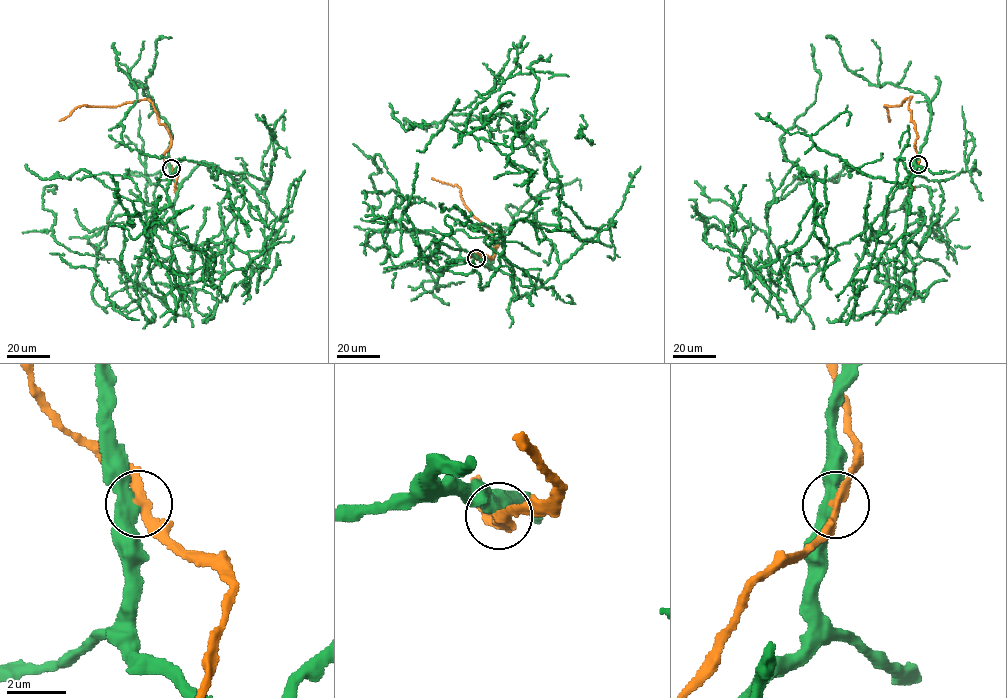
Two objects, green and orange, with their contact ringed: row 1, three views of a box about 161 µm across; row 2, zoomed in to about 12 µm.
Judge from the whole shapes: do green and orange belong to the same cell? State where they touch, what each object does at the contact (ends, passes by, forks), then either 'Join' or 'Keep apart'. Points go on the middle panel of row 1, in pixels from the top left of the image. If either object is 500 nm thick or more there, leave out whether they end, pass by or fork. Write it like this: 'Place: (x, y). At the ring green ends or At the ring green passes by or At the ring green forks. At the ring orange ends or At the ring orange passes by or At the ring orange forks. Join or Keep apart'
Place: (476, 258). At the ring green passes by. At the ring orange passes by. Keep apart

